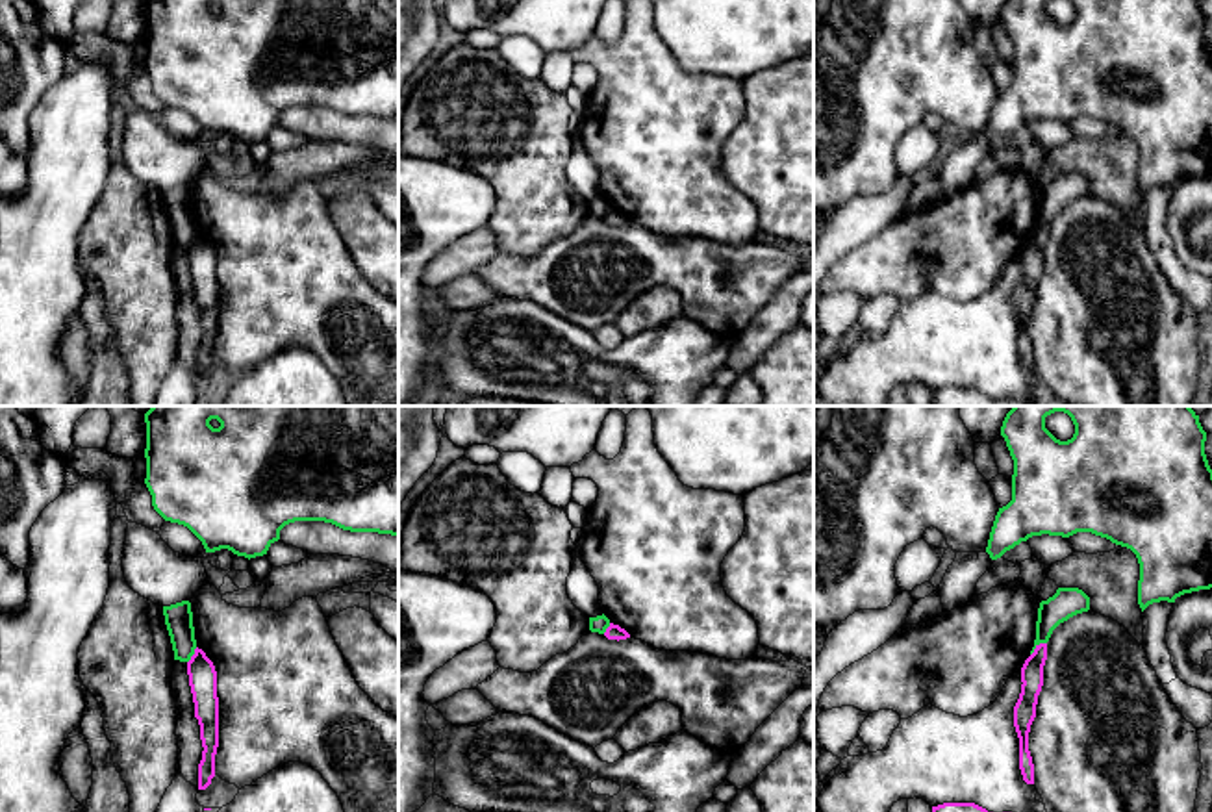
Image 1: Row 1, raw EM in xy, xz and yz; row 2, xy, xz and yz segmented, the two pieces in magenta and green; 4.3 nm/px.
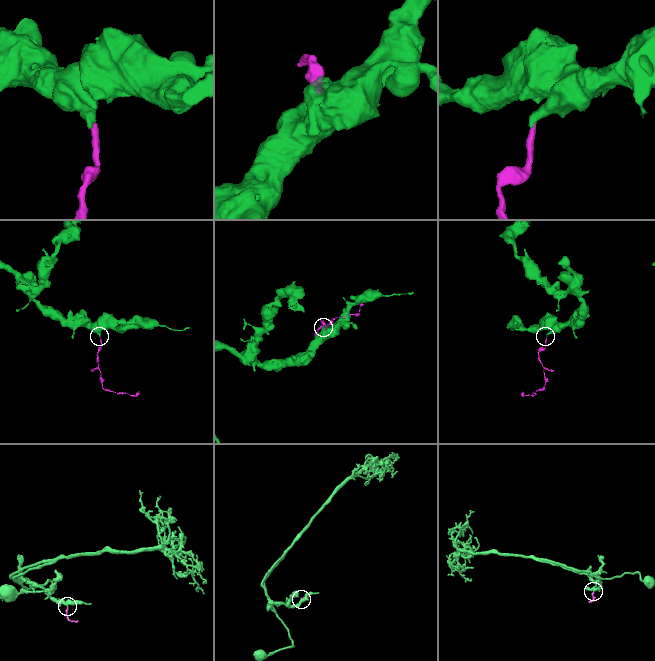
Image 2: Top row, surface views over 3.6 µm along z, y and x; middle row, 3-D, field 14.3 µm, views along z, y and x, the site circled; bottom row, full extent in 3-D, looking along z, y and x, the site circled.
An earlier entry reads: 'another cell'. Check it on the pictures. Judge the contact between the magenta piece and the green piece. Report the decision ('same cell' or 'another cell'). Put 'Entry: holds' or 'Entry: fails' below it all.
another cell
Entry: holds

